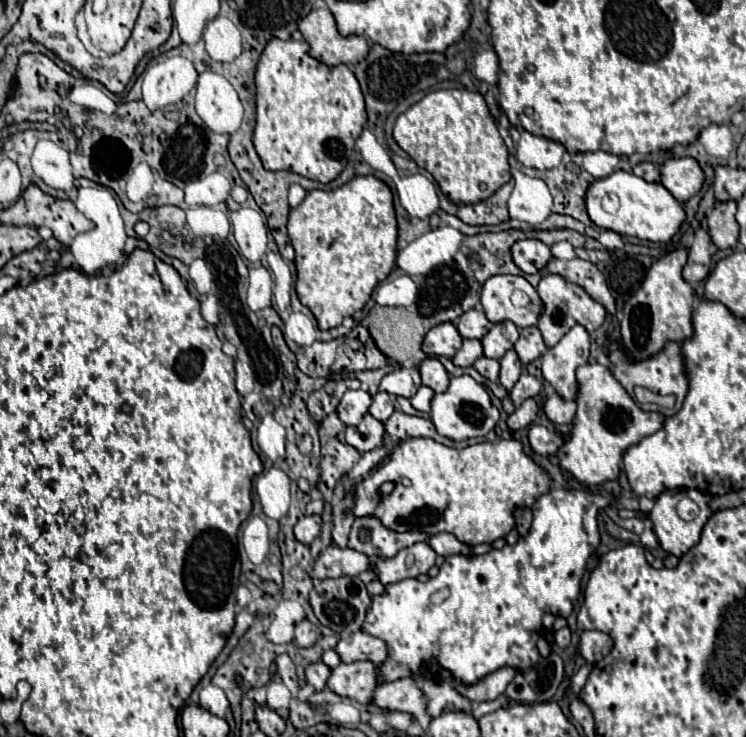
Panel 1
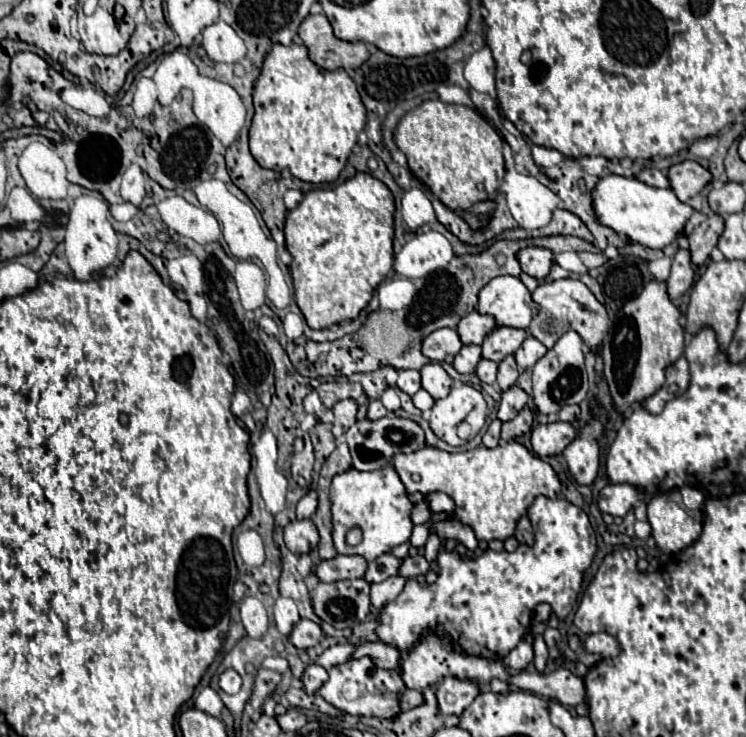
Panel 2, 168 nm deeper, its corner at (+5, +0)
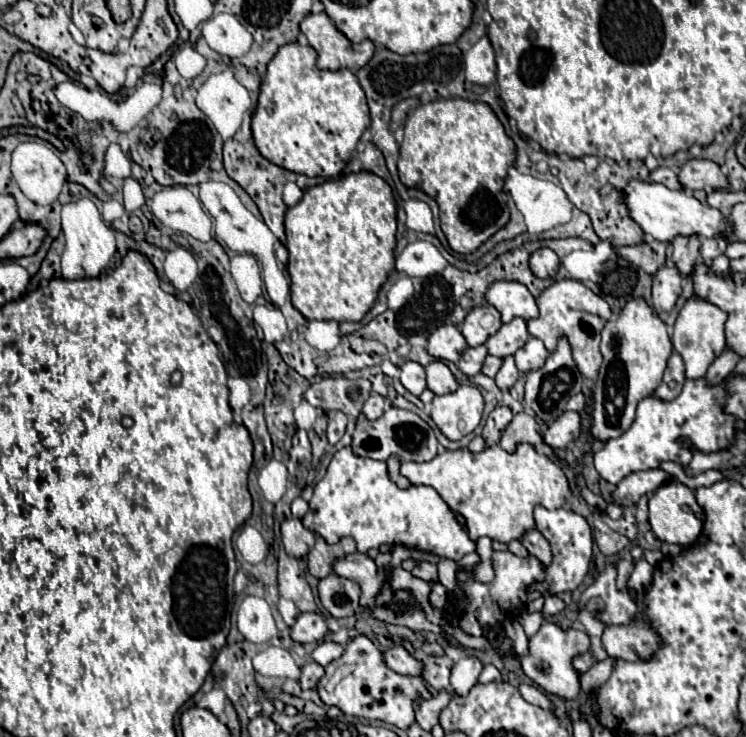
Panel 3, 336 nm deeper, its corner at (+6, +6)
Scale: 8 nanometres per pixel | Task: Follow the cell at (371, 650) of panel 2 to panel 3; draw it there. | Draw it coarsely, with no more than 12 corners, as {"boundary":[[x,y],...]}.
{"boundary":[[404,646],[384,654],[388,668],[404,676],[420,676],[424,664]]}

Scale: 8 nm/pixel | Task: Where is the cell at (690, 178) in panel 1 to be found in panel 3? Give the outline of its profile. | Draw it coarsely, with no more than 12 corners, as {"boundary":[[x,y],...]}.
{"boundary":[[688,160],[678,178],[686,190],[730,188],[712,160]]}

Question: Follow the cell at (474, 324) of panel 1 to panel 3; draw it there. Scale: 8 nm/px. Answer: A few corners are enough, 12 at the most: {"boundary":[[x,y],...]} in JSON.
{"boundary":[[484,304],[468,312],[460,332],[480,346],[498,332],[500,312]]}

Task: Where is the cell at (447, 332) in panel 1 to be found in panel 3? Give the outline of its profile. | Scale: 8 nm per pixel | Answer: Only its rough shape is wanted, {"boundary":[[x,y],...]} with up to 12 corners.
{"boundary":[[444,324],[428,338],[428,354],[458,362],[468,348],[458,326]]}

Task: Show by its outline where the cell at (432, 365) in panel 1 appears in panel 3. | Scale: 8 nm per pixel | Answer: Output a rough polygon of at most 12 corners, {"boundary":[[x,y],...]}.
{"boundary":[[440,360],[426,366],[426,382],[434,394],[458,388],[454,374]]}

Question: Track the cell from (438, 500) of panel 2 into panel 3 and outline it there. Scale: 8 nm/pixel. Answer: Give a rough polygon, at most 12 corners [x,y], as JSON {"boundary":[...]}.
{"boundary":[[336,450],[302,524],[358,552],[476,550],[434,488]]}

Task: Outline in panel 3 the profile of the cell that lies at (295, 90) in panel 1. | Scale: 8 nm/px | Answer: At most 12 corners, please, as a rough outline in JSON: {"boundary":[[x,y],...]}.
{"boundary":[[282,46],[252,134],[304,176],[338,176],[370,112],[350,70]]}

